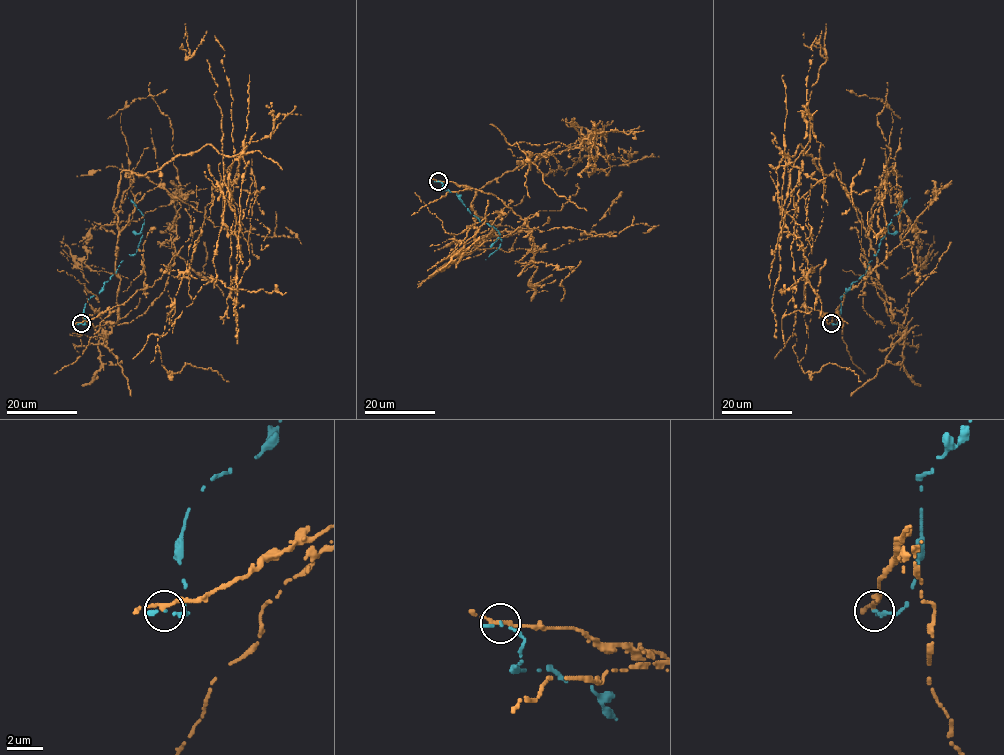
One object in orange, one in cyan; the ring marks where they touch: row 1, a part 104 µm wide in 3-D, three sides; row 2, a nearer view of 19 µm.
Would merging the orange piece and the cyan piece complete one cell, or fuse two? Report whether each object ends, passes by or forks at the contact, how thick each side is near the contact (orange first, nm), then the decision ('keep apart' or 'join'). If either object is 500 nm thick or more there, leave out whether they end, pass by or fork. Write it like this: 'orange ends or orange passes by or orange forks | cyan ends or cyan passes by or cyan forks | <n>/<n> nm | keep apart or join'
orange passes by | cyan passes by | 280/110 nm | keep apart

